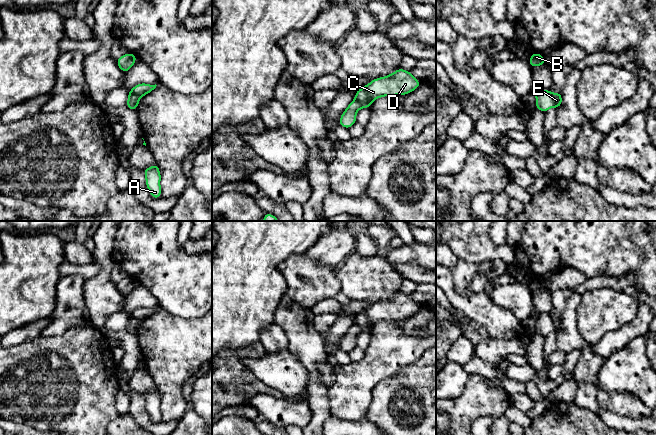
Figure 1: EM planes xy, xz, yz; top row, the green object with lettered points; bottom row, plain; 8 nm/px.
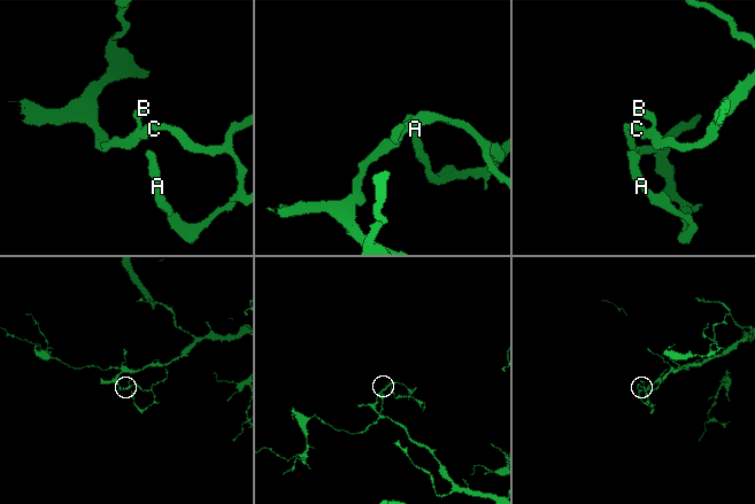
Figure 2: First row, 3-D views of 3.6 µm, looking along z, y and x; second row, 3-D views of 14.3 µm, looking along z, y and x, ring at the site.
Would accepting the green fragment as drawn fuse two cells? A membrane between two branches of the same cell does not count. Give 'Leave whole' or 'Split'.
Split

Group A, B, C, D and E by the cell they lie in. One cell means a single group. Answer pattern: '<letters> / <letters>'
A C D / B E

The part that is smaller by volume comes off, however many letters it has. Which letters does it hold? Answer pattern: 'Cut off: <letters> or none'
Cut off: A, C, D

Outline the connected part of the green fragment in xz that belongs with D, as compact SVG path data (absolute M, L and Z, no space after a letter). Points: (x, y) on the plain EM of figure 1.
M398 293L392 298L370 305L356 315L355 324L362 332L369 332L372 326L383 320L406 319L421 309L421 306L404 293Z

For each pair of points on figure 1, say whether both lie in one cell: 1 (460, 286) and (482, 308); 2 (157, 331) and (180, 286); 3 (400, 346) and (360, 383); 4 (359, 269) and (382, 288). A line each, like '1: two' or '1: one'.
1: two
2: two
3: one
4: one

